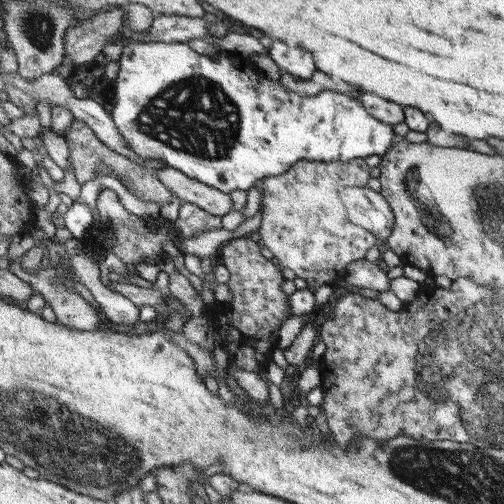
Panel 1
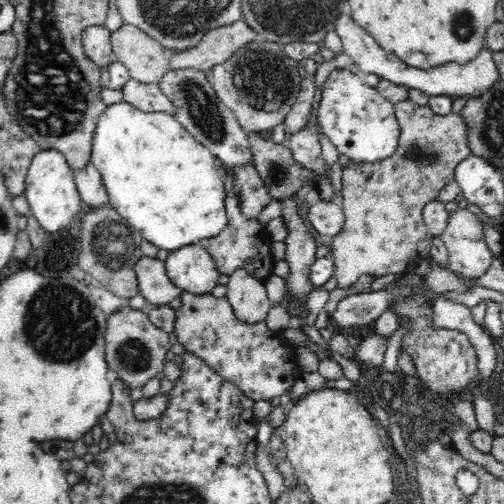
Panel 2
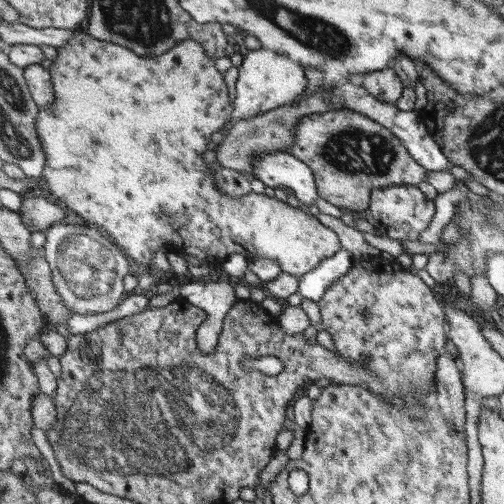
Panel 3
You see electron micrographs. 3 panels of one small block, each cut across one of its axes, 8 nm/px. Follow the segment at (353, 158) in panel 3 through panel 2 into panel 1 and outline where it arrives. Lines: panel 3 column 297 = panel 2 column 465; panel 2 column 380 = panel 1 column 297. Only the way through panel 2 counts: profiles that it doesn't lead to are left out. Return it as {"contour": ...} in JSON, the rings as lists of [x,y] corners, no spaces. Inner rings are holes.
{"contour":[[[367,158],[351,162],[299,160],[283,176],[269,176],[265,184],[265,206],[261,228],[261,246],[281,268],[291,268],[307,282],[315,294],[329,284],[337,284],[351,264],[365,260],[367,252],[381,240],[367,228],[349,218],[345,194],[349,188],[367,188],[371,182],[371,164]]]}

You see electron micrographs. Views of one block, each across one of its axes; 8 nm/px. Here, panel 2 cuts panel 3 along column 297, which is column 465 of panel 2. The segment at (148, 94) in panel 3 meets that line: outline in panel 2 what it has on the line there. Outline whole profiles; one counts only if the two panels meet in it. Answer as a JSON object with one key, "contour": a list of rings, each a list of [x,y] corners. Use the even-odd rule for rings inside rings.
{"contour":[[[464,204],[448,216],[448,226],[440,238],[450,252],[450,270],[458,276],[480,278],[496,260],[484,240],[484,222]]]}

